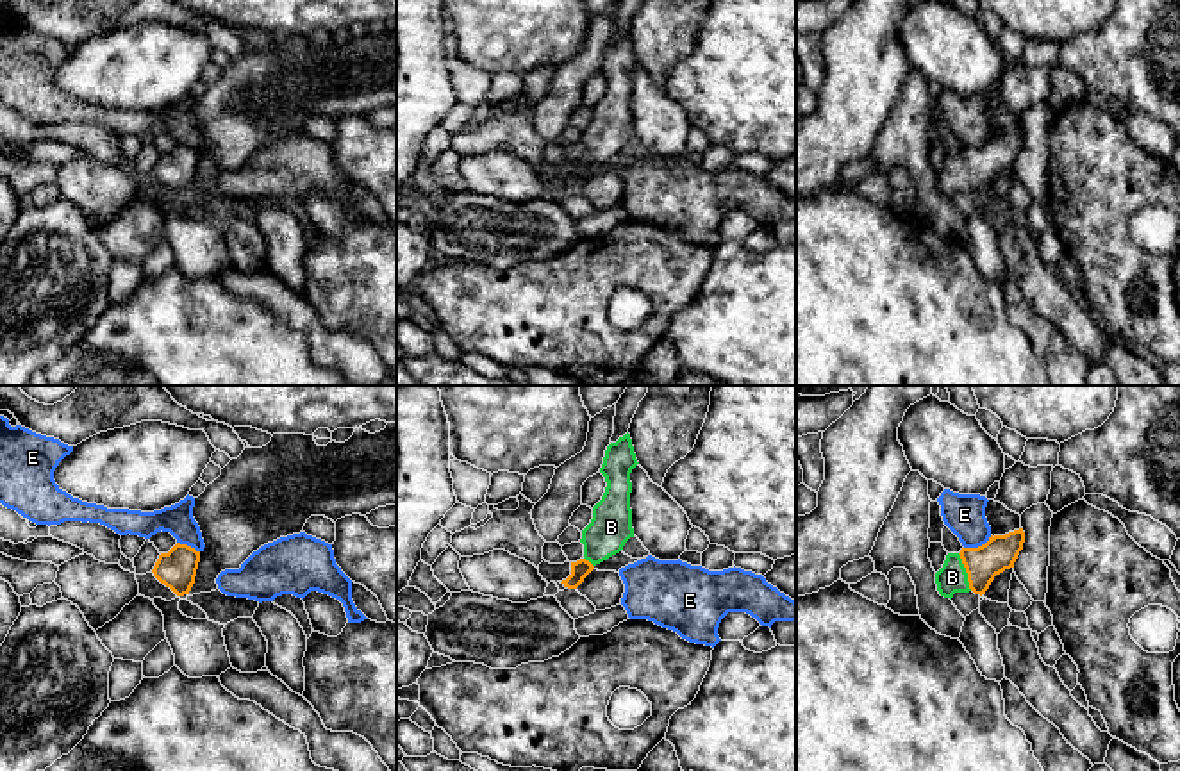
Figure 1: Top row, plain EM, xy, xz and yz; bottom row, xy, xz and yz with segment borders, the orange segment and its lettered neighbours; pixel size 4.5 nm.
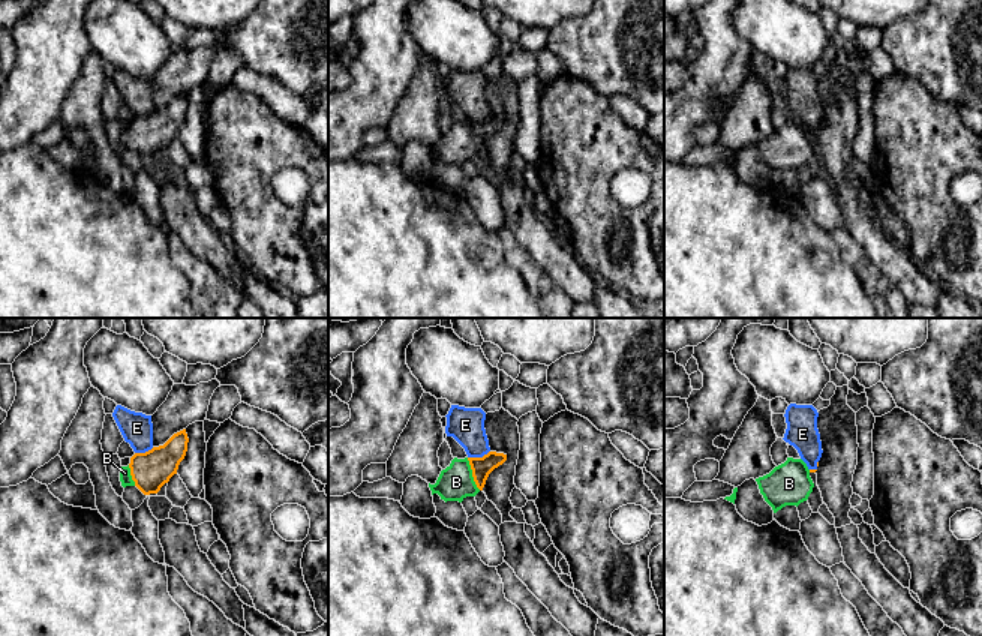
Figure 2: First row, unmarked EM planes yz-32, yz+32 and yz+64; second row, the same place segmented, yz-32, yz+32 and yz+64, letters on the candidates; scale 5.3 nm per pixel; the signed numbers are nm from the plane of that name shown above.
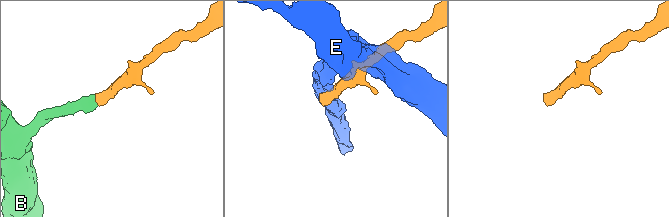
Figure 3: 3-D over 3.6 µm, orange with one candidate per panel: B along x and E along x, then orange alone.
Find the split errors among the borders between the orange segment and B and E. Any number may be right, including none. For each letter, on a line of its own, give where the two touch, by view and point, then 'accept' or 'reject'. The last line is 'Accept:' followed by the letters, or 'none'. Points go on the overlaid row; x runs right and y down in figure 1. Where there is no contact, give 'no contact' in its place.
B: yz (966, 572) | accept
E: yz (979, 547) | reject
Accept: B

